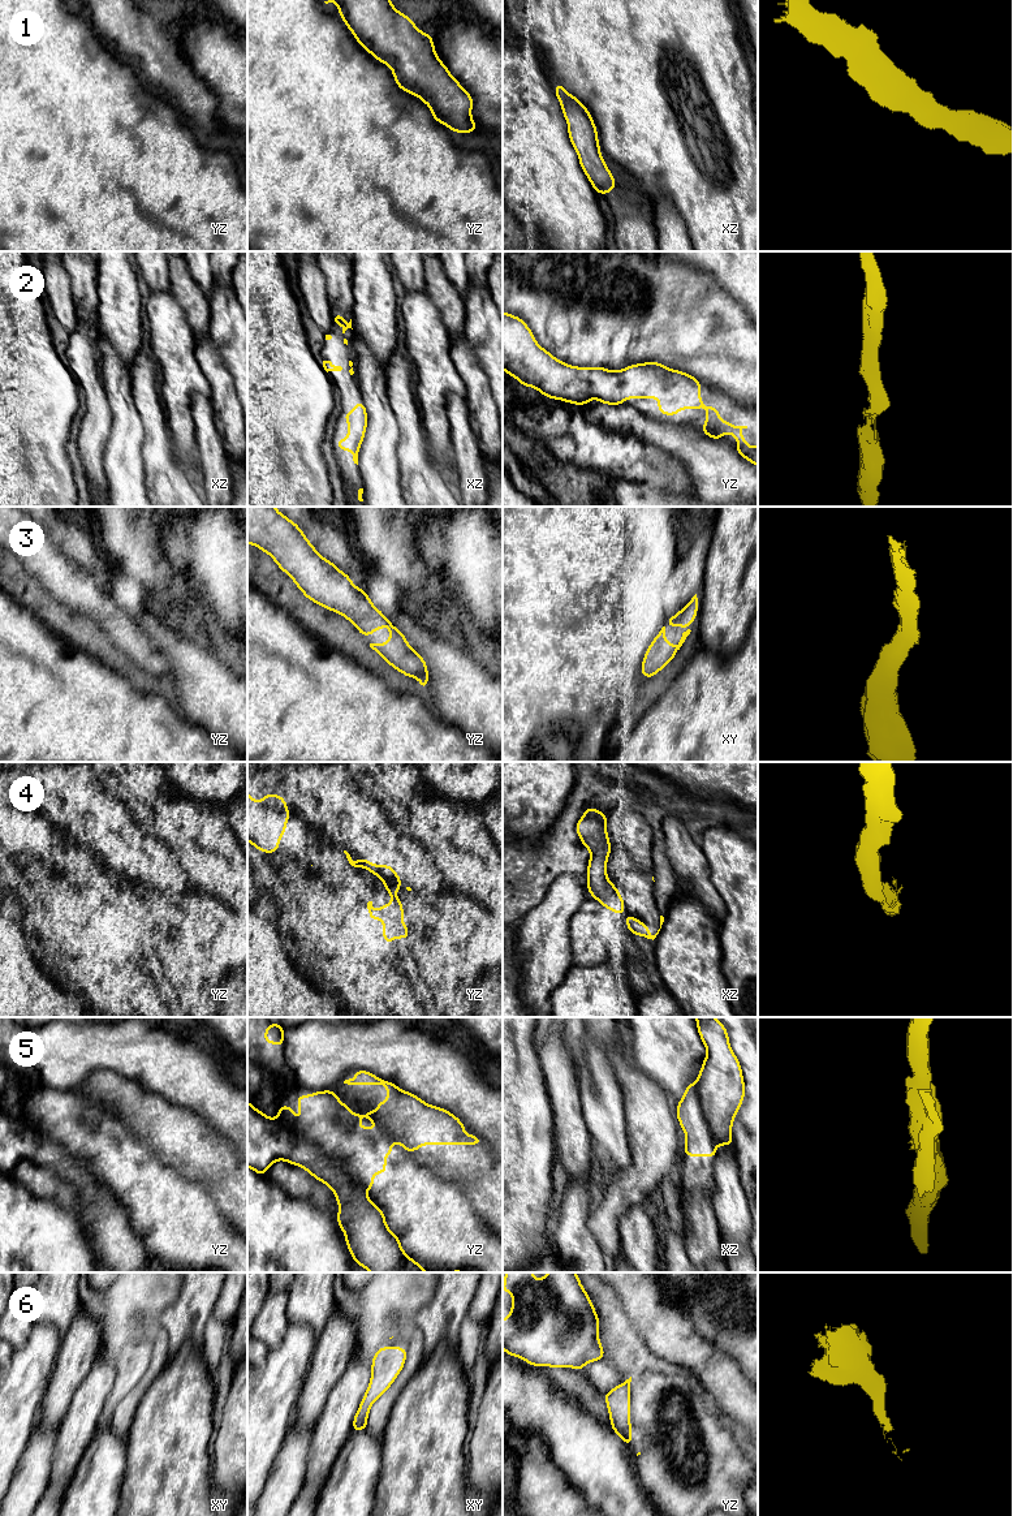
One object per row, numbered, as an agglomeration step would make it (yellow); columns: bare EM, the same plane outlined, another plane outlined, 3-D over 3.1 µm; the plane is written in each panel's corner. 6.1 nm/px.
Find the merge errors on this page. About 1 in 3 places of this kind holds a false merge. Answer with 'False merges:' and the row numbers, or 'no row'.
False merges: 4, 5

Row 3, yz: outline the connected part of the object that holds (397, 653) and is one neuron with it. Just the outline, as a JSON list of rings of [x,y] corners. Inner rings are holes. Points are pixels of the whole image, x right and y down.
[[[247,507],[247,543],[268,554],[309,600],[344,616],[363,637],[388,625],[389,641],[387,643],[370,643],[370,647],[379,653],[391,667],[408,677],[417,679],[421,682],[421,689],[426,690],[428,669],[424,659],[408,643],[406,637],[392,621],[372,604],[367,593],[352,582],[349,574],[341,572],[315,550],[296,522],[290,521],[275,507]]]

